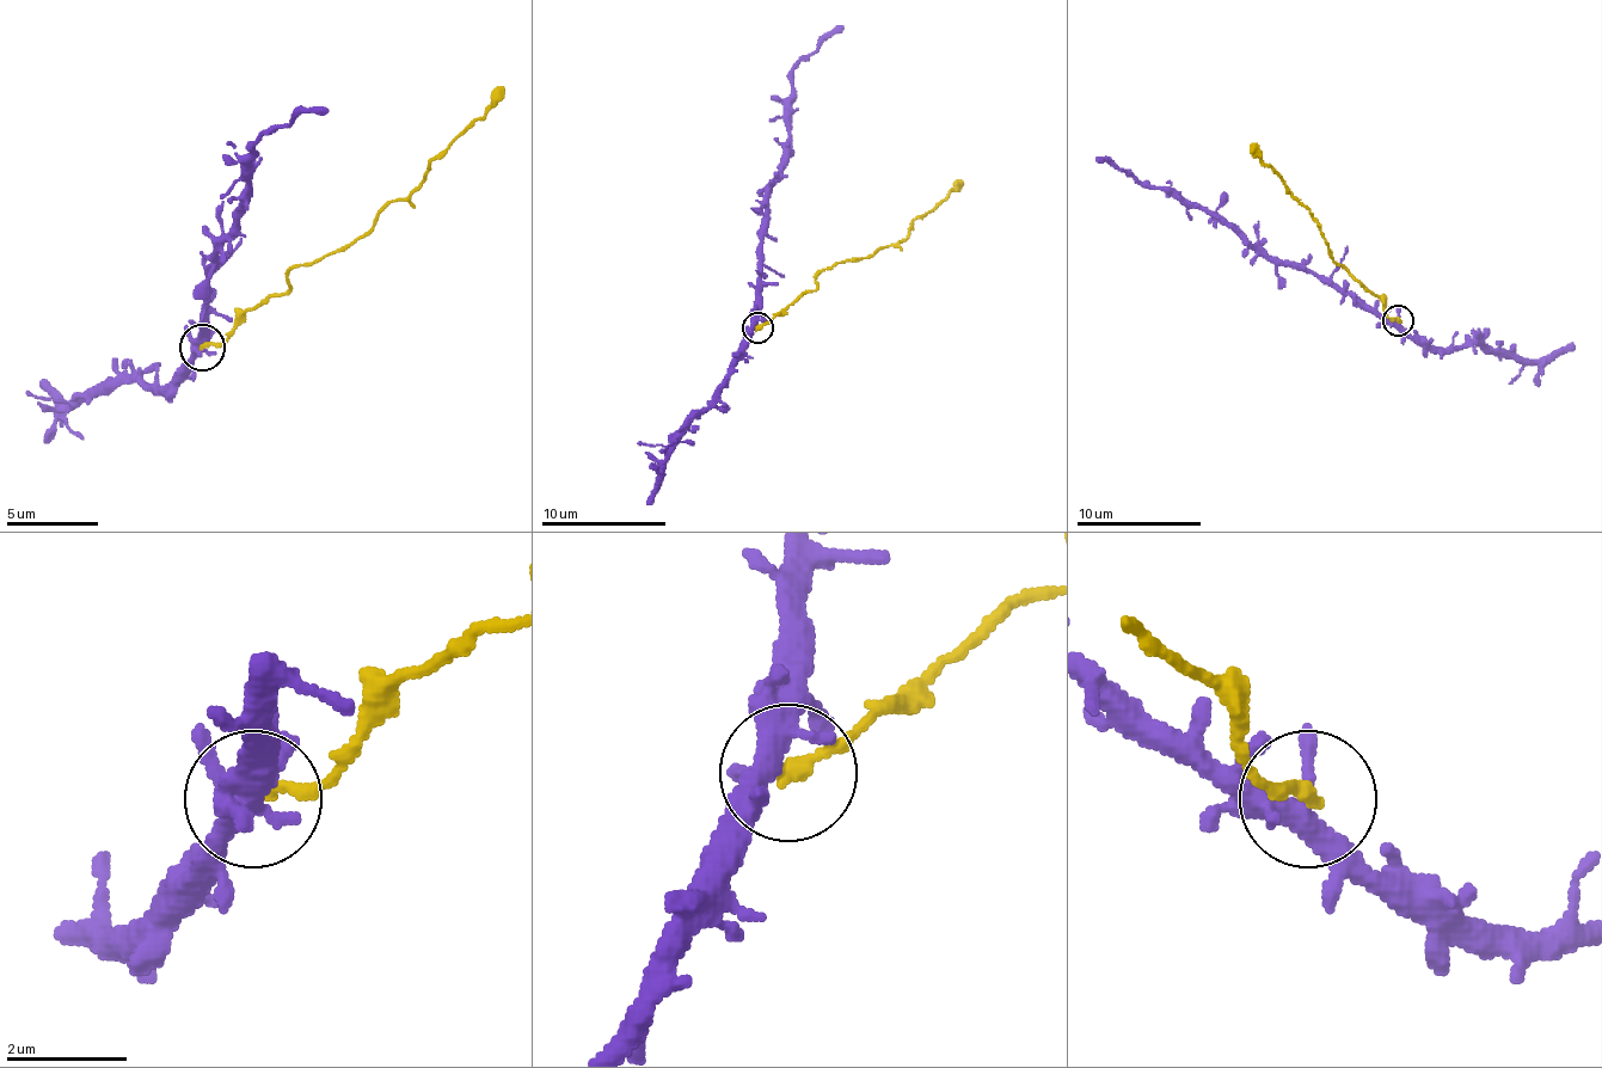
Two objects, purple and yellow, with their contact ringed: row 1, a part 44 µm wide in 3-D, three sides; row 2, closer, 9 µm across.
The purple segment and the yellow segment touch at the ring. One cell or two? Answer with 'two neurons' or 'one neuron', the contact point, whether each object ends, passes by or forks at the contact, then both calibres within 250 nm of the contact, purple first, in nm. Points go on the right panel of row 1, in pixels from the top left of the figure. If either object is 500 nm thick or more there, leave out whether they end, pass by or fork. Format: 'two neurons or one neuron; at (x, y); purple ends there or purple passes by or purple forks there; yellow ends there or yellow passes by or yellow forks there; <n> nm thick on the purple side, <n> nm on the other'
two neurons; at (1398, 320); purple forks there; yellow ends there; 340 nm thick on the purple side, 260 nm on the other

